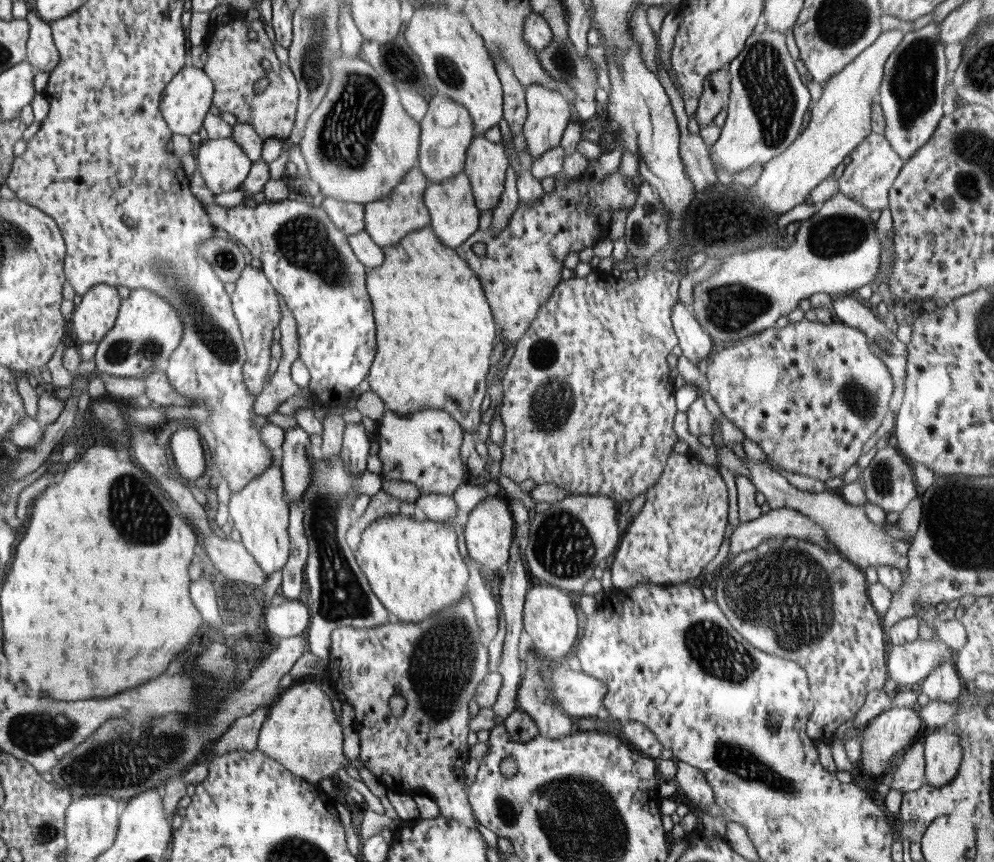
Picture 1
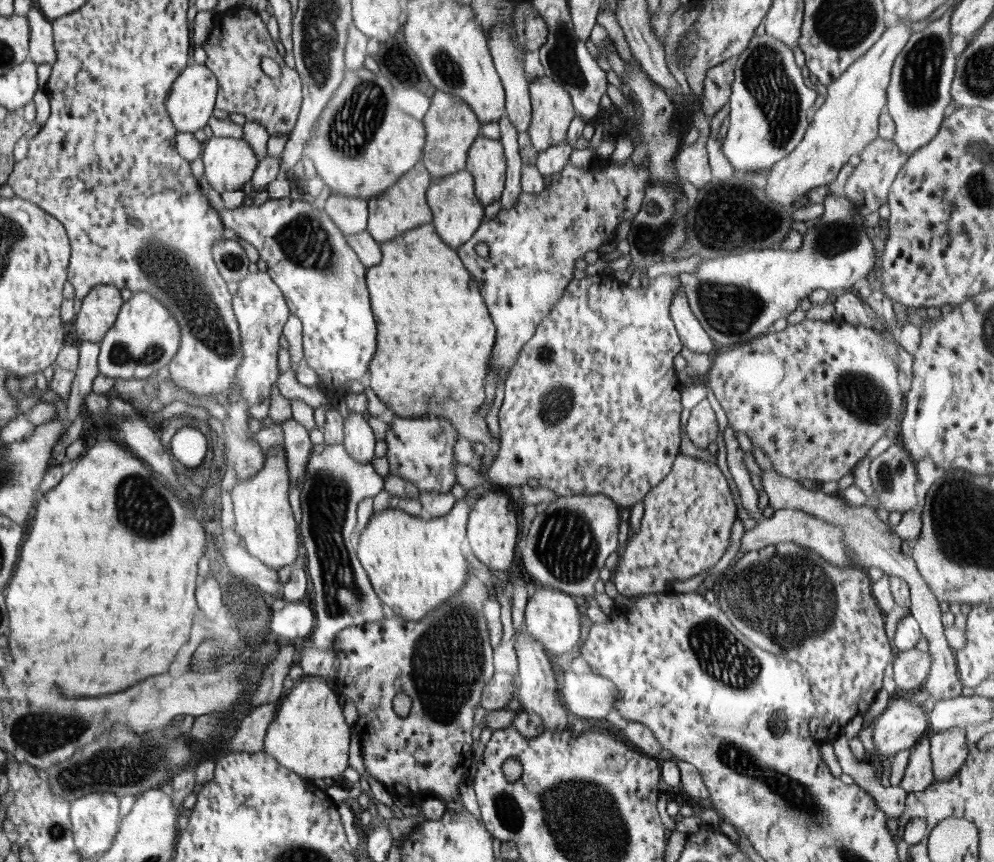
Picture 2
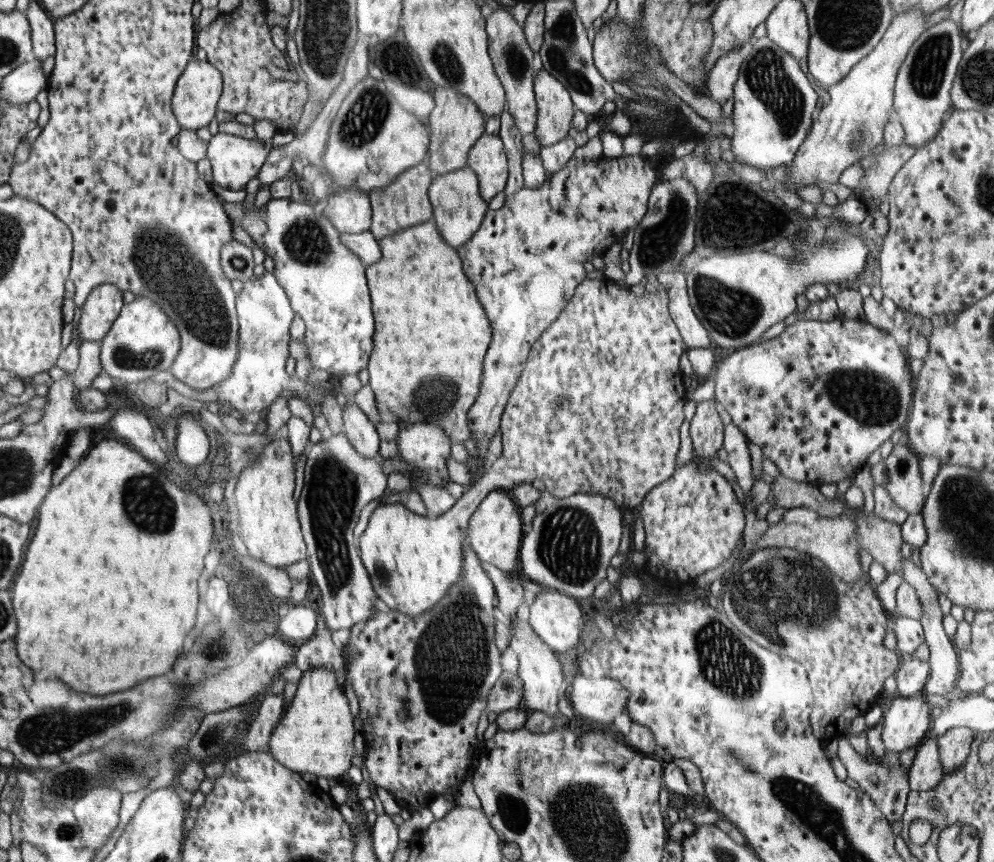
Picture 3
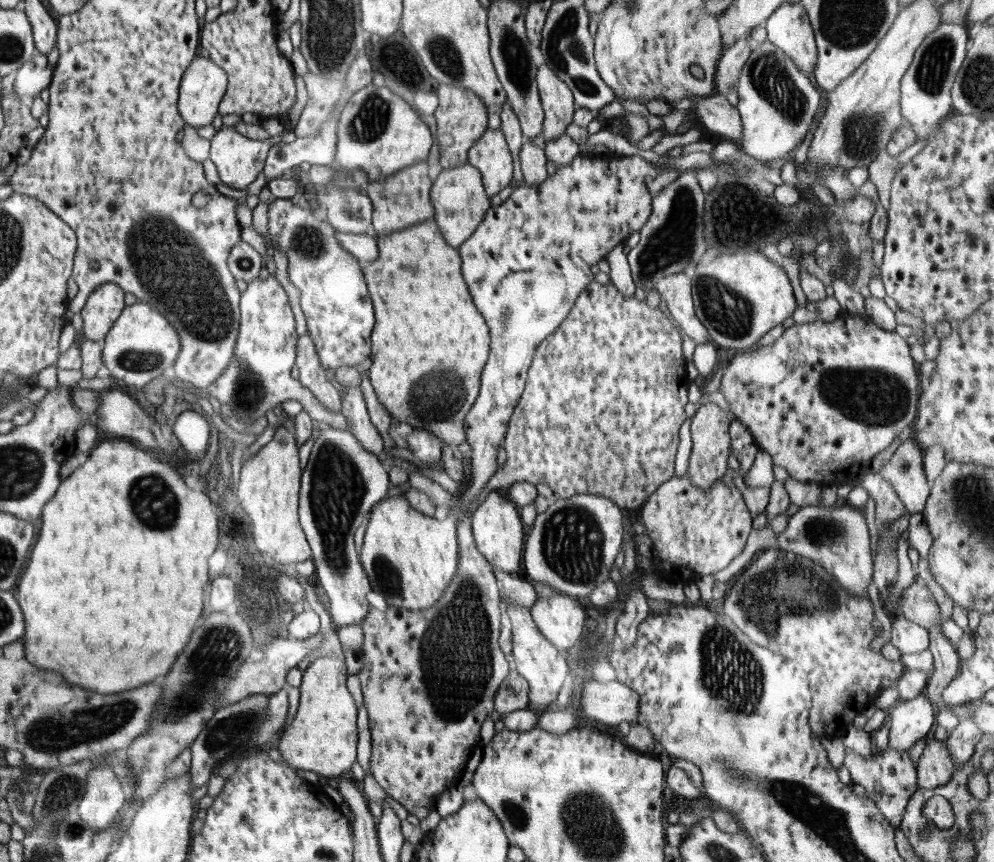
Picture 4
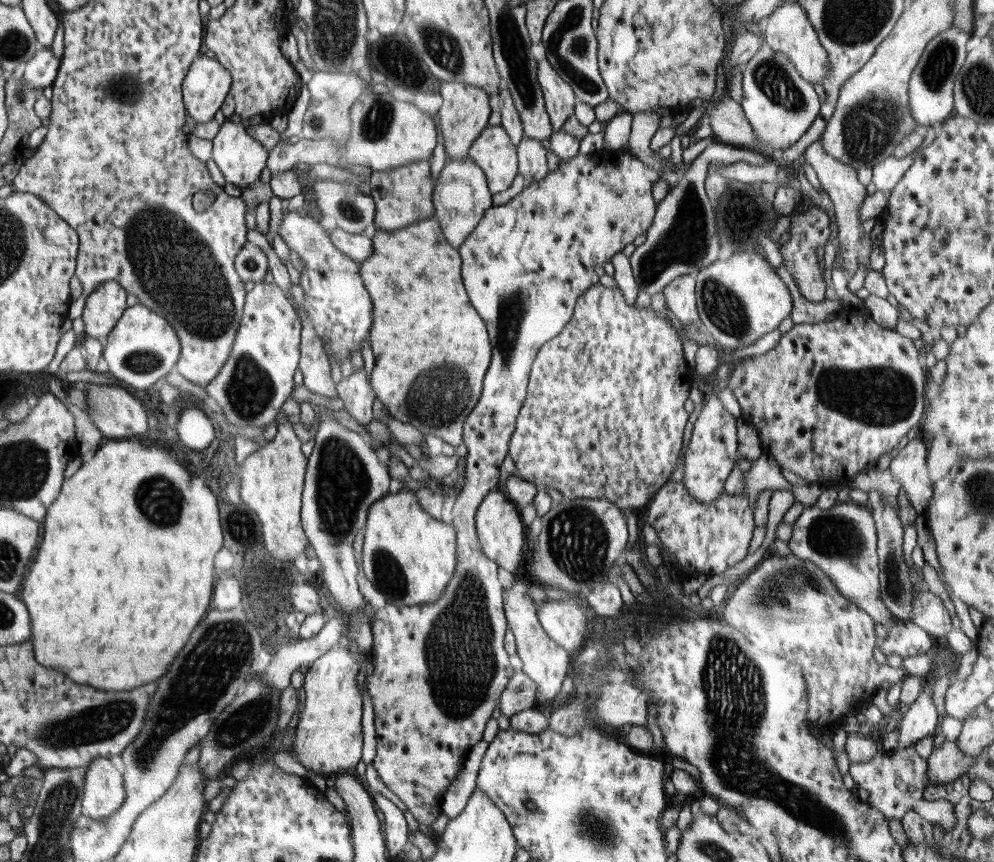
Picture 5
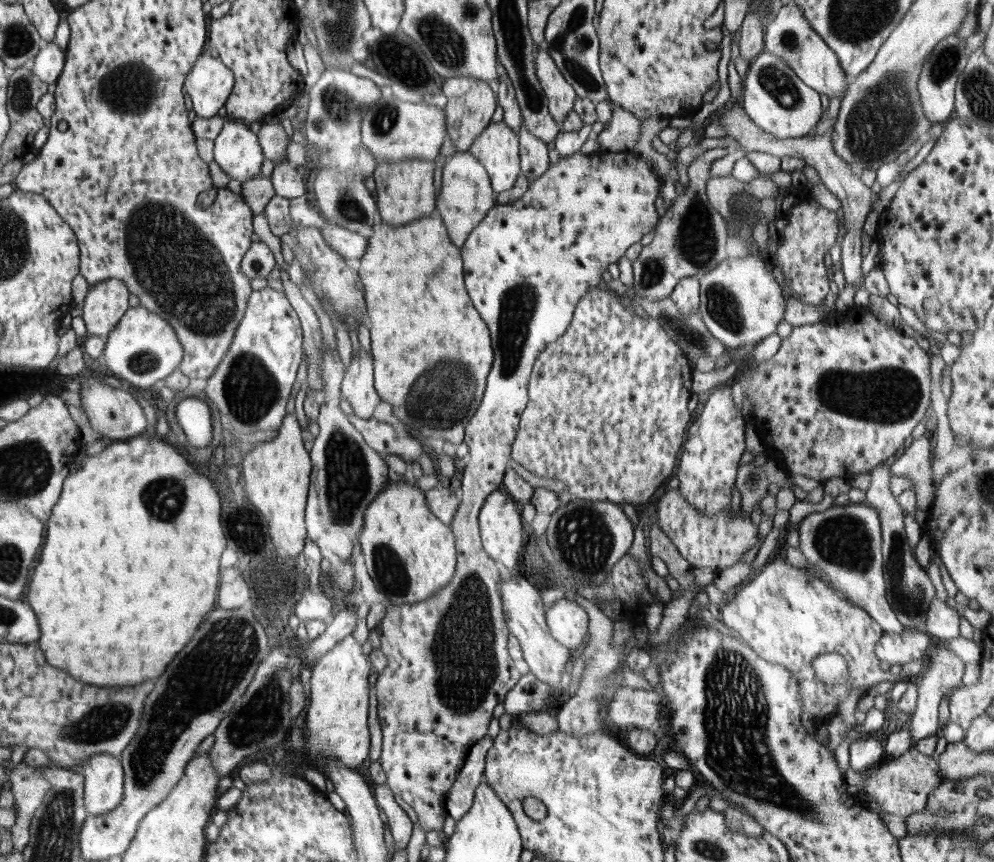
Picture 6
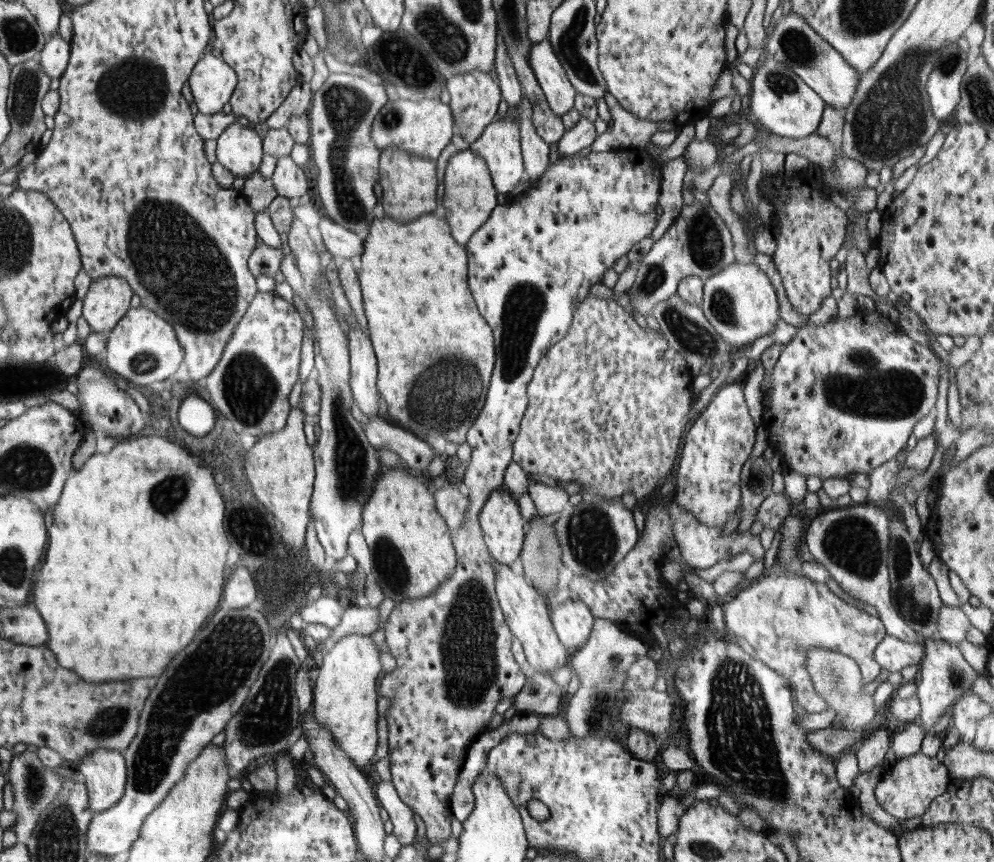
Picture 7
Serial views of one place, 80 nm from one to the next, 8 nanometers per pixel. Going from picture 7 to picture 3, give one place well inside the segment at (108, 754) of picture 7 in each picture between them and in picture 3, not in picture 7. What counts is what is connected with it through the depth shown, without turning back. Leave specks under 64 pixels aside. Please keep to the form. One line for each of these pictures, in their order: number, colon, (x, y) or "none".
3: (96, 813)
4: (99, 808)
5: (104, 794)
6: (104, 778)

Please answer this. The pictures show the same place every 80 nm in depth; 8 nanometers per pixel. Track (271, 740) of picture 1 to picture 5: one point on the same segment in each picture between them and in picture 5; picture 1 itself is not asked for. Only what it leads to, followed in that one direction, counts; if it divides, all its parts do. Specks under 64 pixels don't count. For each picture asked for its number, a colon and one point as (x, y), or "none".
2: (309, 736)
3: (316, 733)
4: (323, 738)
5: (329, 739)

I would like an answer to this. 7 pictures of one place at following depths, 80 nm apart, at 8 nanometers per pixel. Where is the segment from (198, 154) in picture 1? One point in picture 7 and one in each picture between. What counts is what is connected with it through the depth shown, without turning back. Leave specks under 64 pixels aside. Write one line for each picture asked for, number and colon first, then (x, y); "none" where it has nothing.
2: (230, 163)
3: (236, 160)
4: (239, 159)
5: (241, 157)
6: (237, 150)
7: (239, 148)

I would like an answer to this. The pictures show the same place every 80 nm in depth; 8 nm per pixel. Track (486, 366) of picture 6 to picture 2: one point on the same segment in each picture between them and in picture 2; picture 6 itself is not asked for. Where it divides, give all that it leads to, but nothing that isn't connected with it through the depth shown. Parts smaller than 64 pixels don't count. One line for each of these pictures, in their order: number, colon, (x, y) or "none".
2: (435, 335)
3: (430, 327)
4: (426, 324)
5: (418, 348)

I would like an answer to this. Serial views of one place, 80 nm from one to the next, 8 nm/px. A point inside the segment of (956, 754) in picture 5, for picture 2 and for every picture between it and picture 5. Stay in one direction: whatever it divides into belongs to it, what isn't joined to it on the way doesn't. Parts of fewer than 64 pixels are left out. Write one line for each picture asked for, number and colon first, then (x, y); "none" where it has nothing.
2: (918, 775)
3: (926, 772)
4: (935, 768)

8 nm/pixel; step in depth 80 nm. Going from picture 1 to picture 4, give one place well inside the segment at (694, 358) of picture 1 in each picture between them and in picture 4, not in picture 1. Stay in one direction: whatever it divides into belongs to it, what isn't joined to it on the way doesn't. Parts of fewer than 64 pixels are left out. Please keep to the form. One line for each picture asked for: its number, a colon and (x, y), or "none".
2: (691, 334)
3: (694, 335)
4: (675, 291)

